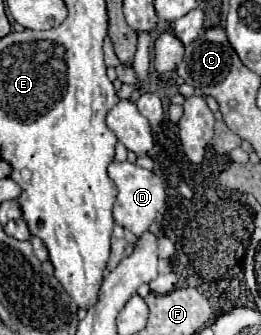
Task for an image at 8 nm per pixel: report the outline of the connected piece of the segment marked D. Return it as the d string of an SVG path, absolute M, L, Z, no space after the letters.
M112 162L108 166L108 176L112 178L118 194L114 202L114 222L130 230L134 236L140 236L148 230L148 226L156 220L158 212L166 208L166 190L164 178L156 176L154 172L140 168L130 162Z

